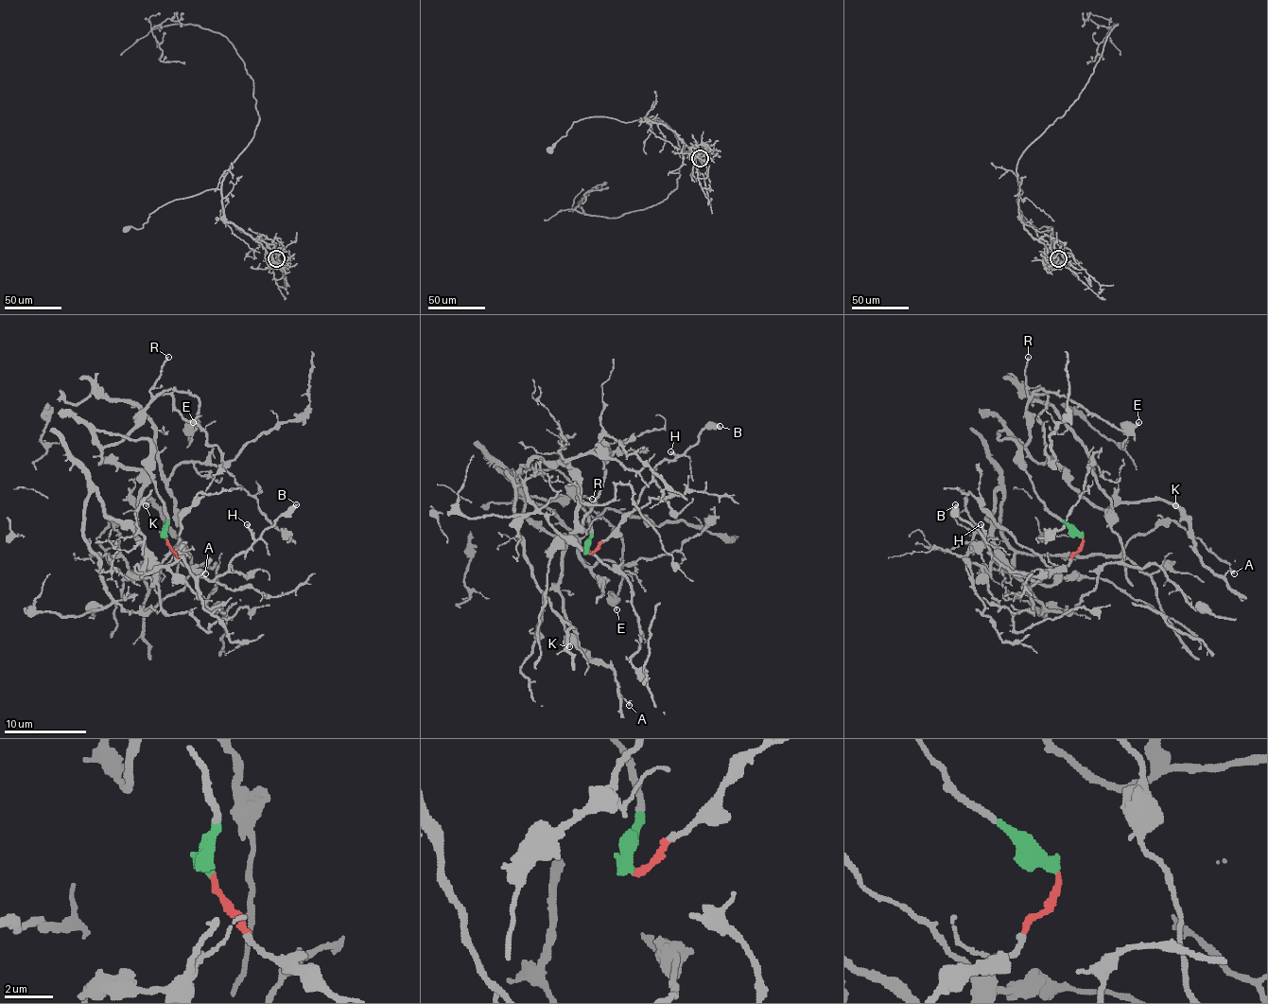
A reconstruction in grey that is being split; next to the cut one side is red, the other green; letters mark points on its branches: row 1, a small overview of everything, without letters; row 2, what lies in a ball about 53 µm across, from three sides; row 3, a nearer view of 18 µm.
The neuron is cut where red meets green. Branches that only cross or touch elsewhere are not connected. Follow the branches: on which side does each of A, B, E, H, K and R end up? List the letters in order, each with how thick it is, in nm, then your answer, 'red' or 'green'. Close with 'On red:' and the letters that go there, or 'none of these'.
A: calibre 190 nm; green
B: calibre 400 nm; red
E: calibre 220 nm; green
H: calibre 180 nm; red
K: calibre 150 nm; green
R: calibre 140 nm; green
On red: B, H

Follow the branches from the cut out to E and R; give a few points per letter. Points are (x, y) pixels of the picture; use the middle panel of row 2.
E: (588, 553), (576, 488), (557, 469), (527, 469), (527, 495), (576, 499), (615, 530), (617, 610)
R: (588, 553), (590, 521), (576, 488), (557, 469), (527, 469), (518, 478), (527, 495), (545, 501), (592, 499)

